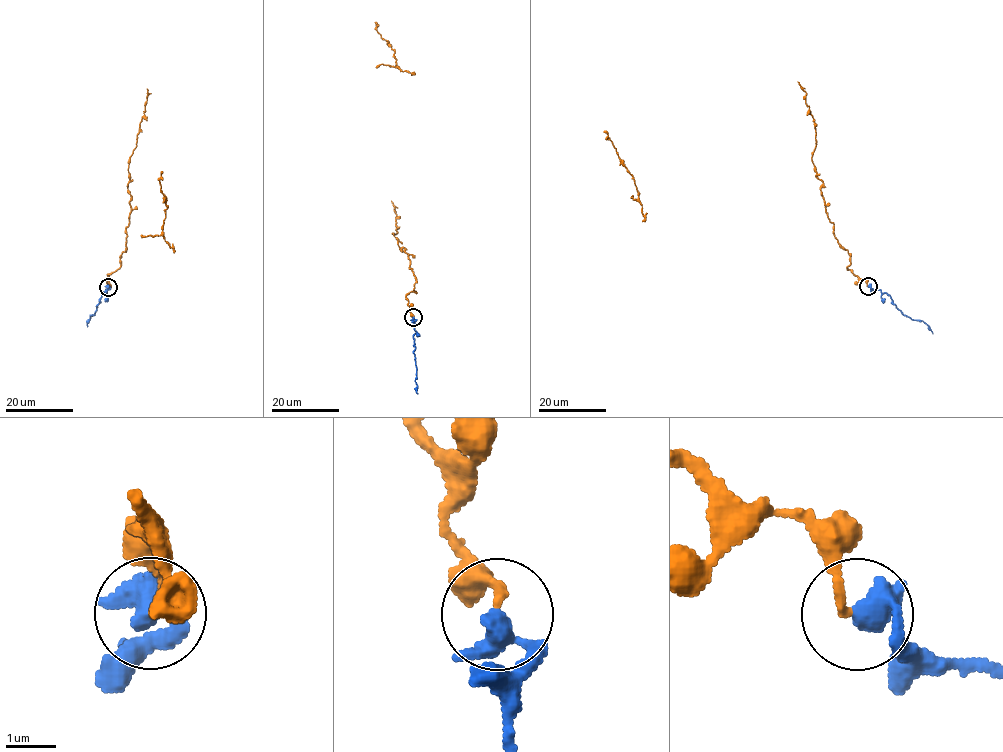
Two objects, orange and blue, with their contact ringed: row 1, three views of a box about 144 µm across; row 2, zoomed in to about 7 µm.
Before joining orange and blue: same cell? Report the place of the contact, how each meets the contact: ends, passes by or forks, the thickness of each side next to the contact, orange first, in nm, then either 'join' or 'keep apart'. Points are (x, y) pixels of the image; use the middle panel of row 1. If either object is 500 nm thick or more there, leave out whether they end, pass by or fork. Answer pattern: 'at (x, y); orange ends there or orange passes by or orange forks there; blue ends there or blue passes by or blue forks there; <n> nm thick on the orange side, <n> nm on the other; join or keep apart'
at (413, 317); orange ends there; blue passes by; 170 nm thick on the orange side, 400 nm on the other; join

